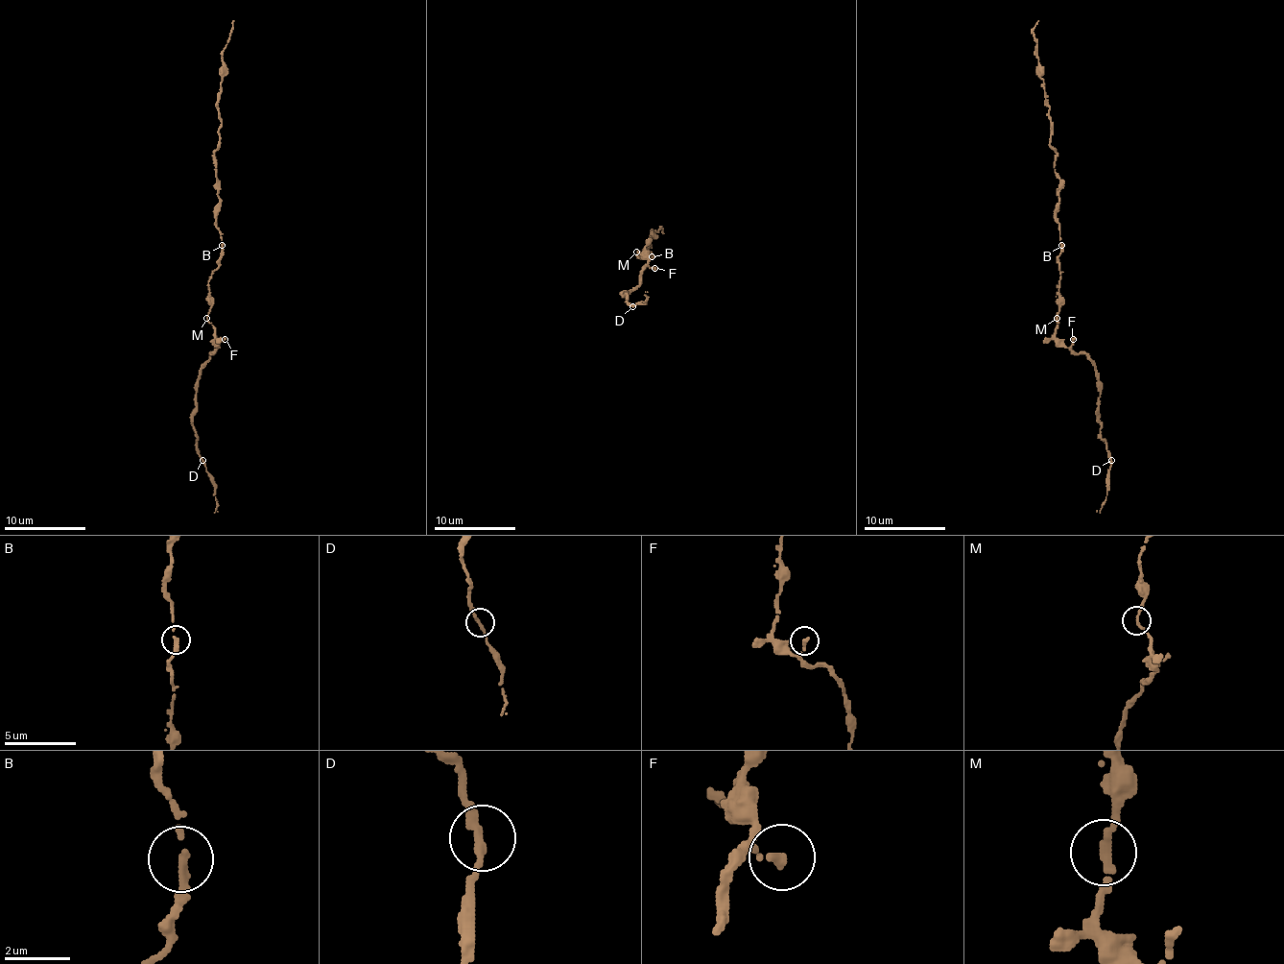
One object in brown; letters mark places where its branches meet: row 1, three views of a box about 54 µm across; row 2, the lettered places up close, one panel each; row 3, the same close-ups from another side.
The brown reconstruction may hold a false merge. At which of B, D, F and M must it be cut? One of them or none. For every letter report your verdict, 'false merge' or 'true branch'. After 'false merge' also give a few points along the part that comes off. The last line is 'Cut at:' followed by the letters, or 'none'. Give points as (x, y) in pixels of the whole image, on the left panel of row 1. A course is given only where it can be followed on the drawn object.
B: true branch
D: true branch
F: true branch
M: true branch
Cut at: none

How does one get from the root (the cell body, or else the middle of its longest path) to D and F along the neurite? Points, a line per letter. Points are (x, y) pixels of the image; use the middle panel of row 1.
D: (640, 255), (636, 253), (645, 249), (647, 263), (640, 272), (640, 282), (630, 292), (622, 294), (632, 306)
F: (640, 255), (636, 253), (645, 249), (649, 268), (654, 268)

